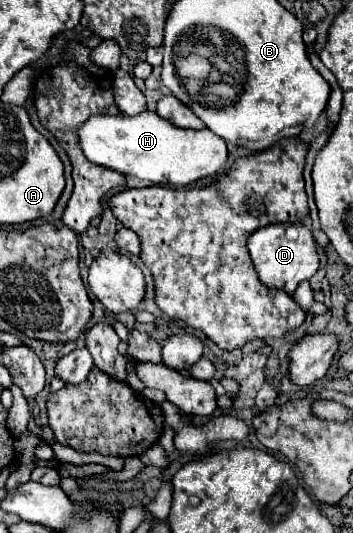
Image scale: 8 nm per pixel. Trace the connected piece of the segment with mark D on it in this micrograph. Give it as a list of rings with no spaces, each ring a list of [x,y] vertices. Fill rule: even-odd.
[[[280,223],[258,229],[248,239],[248,251],[260,283],[268,289],[284,289],[288,295],[294,293],[300,281],[310,279],[318,269],[314,237],[302,223]]]

